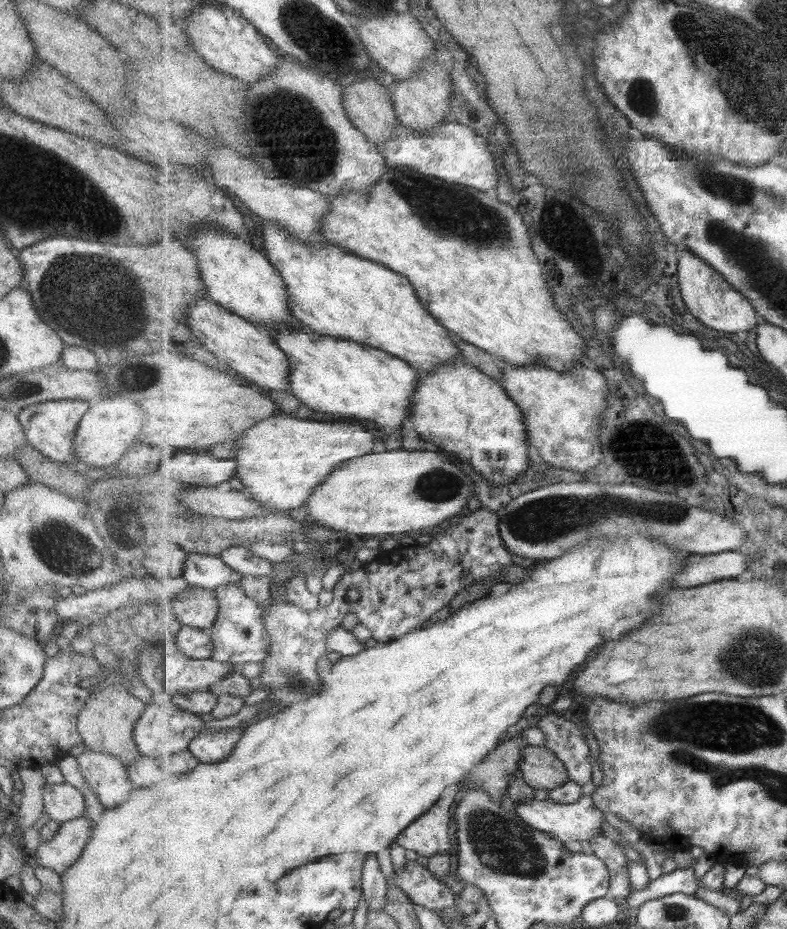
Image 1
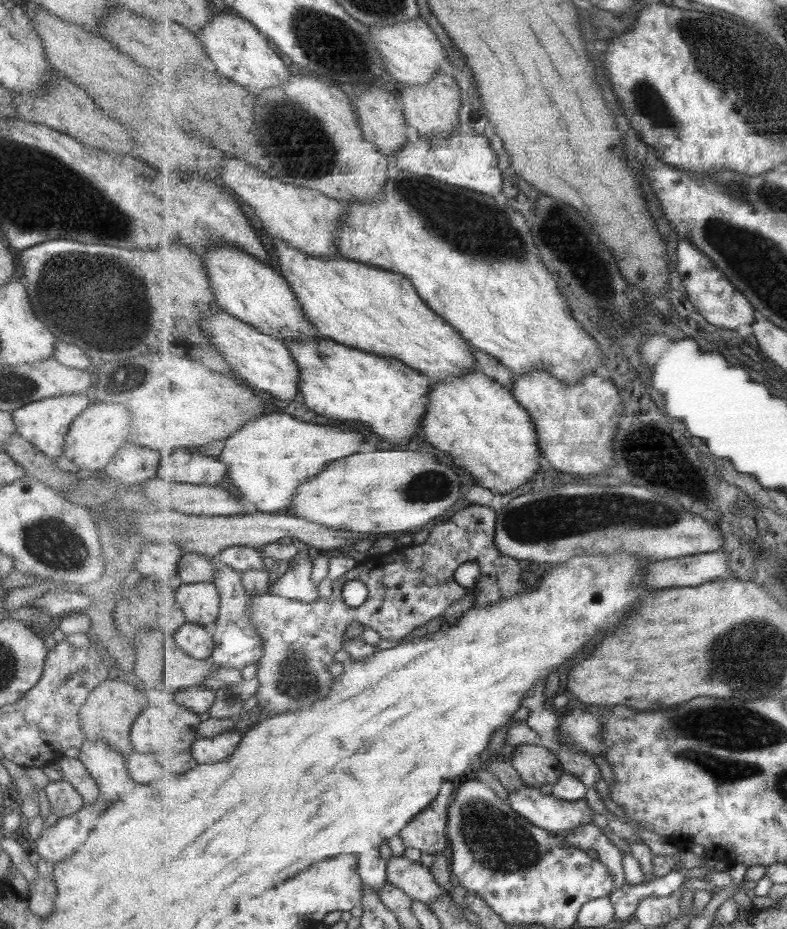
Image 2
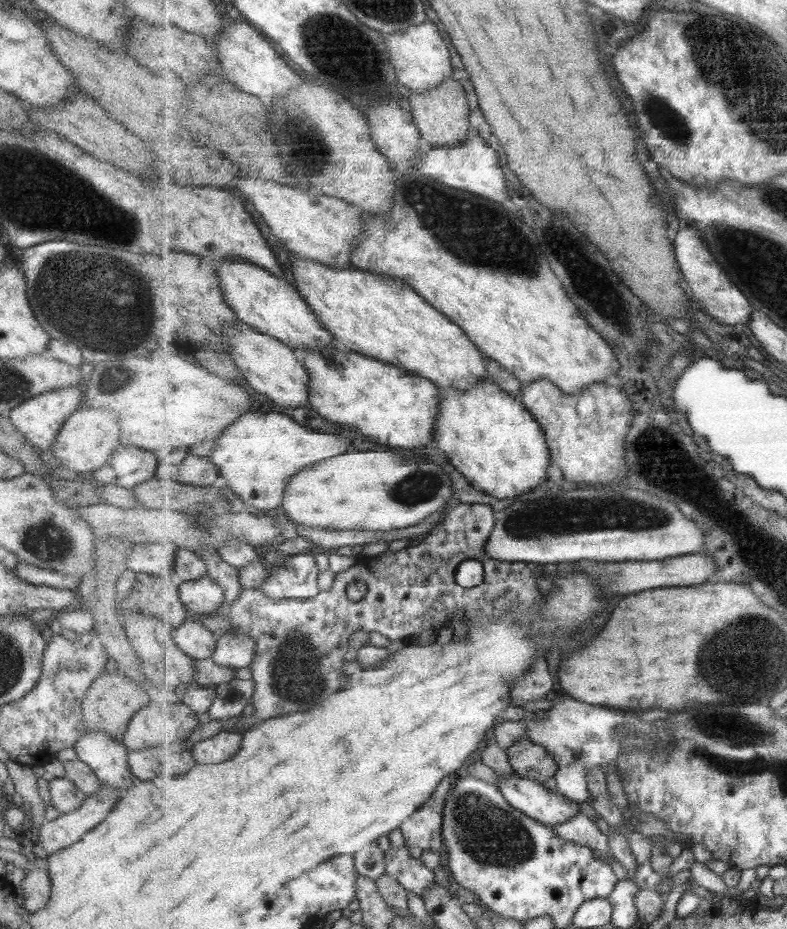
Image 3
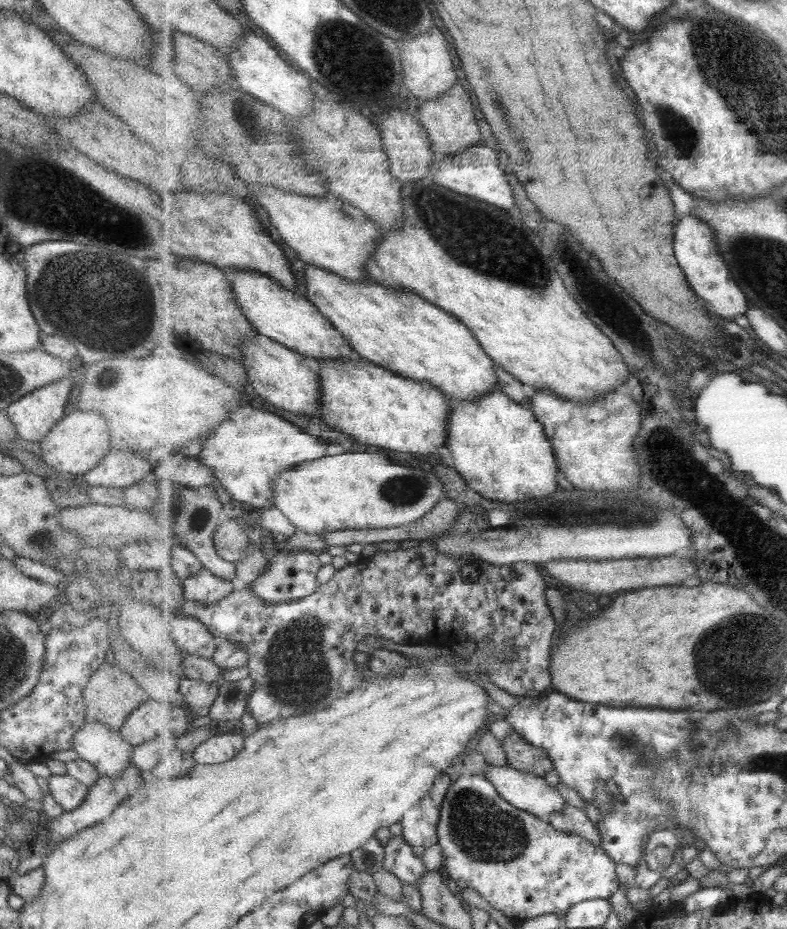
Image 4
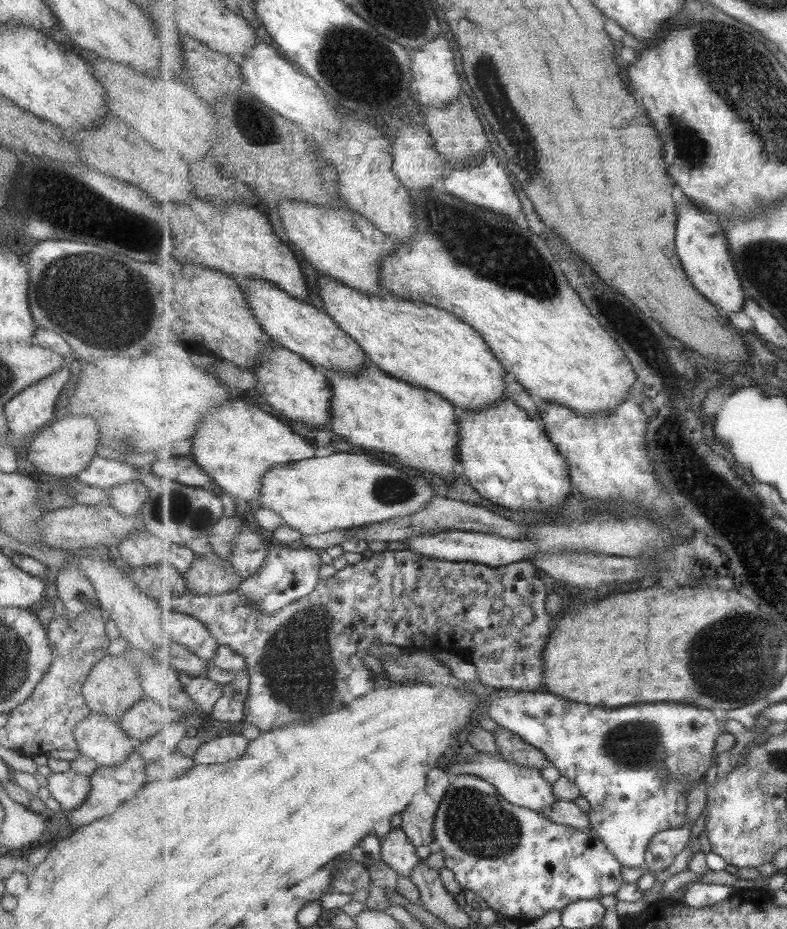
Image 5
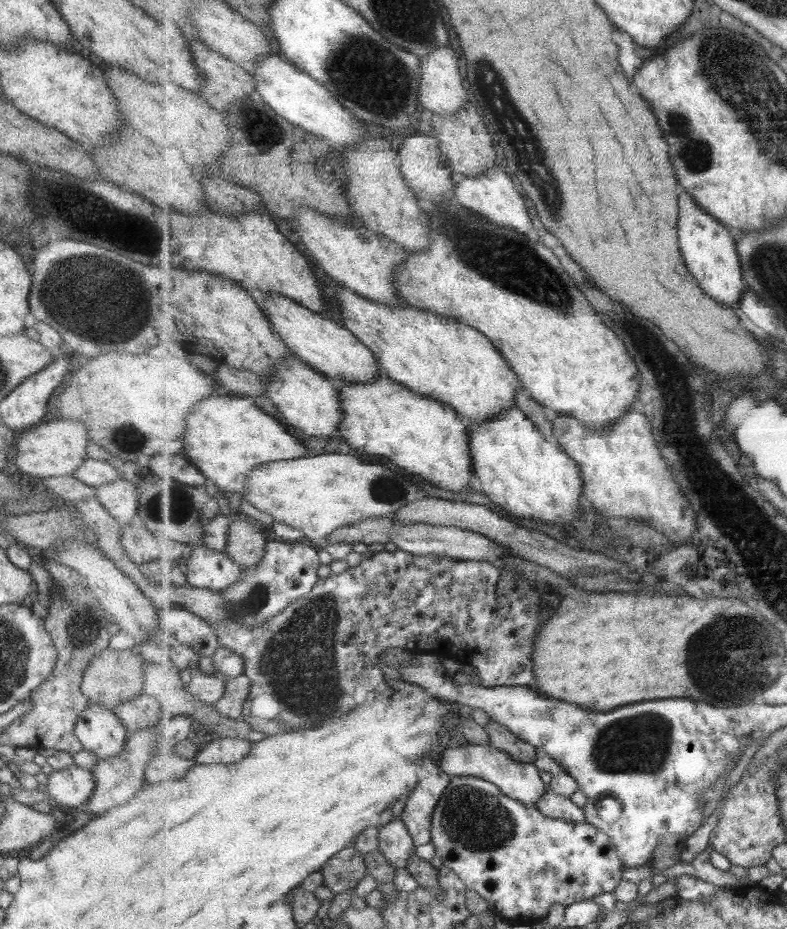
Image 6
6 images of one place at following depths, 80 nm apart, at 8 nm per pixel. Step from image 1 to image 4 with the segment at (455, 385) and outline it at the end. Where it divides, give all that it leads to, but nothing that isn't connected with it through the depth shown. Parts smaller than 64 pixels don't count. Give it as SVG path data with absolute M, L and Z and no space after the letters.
M499 388L477 400L455 400L455 403L458 405L449 419L450 436L446 451L453 467L462 474L471 488L487 498L508 504L525 504L529 500L548 498L561 490L560 464L555 456L552 441L546 435L544 424L536 419L529 406L515 402Z

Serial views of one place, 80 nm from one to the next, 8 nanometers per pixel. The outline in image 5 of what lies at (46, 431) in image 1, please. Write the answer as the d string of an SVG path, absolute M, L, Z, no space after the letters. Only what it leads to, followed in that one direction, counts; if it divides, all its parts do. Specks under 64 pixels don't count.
M63 364L55 372L50 372L45 378L36 380L33 384L26 386L1 406L5 415L6 427L16 438L33 438L40 428L51 422L54 402L63 385L69 382L71 372L73 372L73 366L71 364Z

